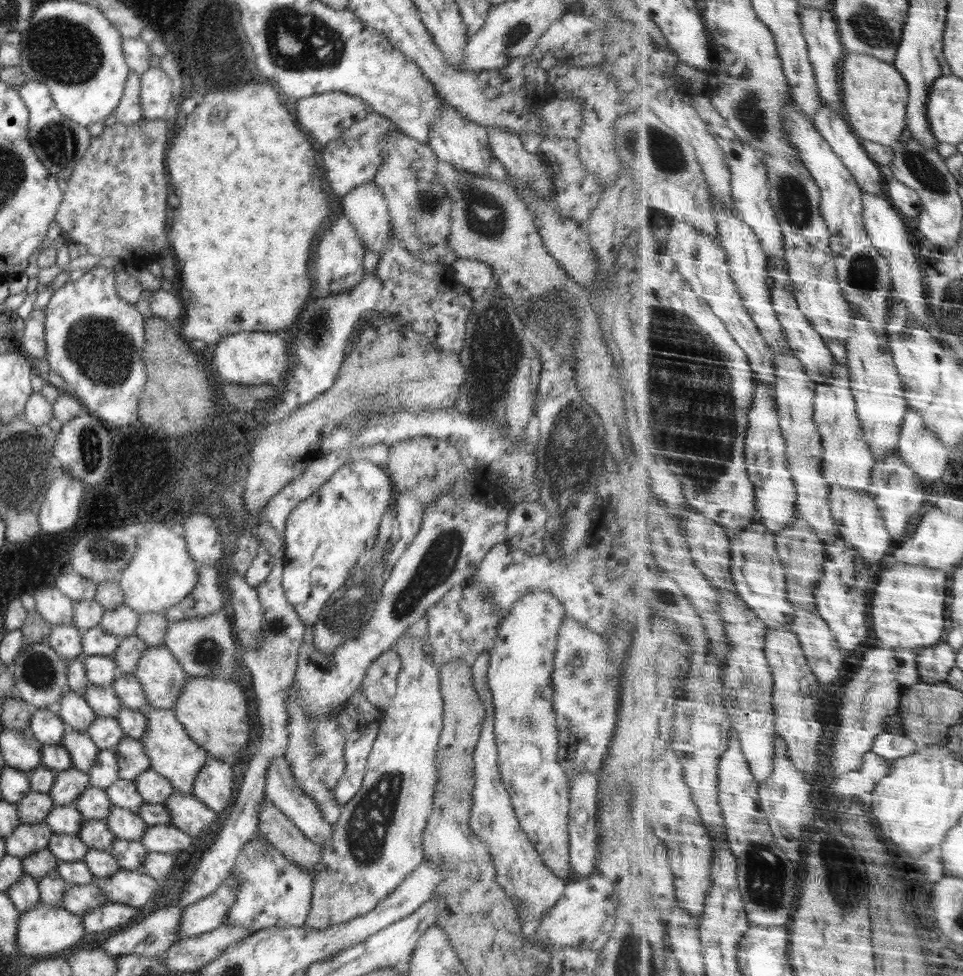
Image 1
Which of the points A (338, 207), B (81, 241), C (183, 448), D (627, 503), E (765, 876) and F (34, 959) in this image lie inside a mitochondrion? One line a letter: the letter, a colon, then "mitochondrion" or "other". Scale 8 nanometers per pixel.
A: other
B: other
C: other
D: other
E: mitochondrion
F: other

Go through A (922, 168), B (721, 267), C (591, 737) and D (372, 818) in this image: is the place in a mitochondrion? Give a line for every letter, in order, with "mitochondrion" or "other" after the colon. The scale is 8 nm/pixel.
A: mitochondrion
B: other
C: other
D: mitochondrion

